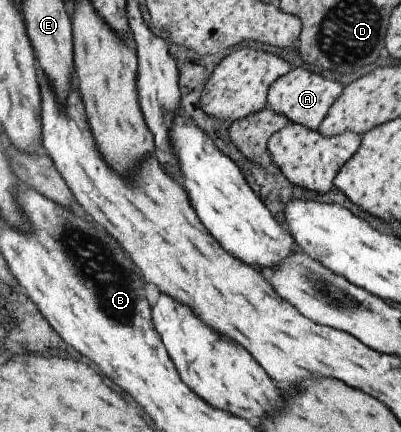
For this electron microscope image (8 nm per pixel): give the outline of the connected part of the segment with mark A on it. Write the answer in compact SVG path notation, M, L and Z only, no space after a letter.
M295 68L276 78L269 85L266 92L266 106L275 114L286 117L289 123L295 123L309 130L317 131L319 123L325 118L329 107L337 100L341 91L342 88L336 81L301 68Z

